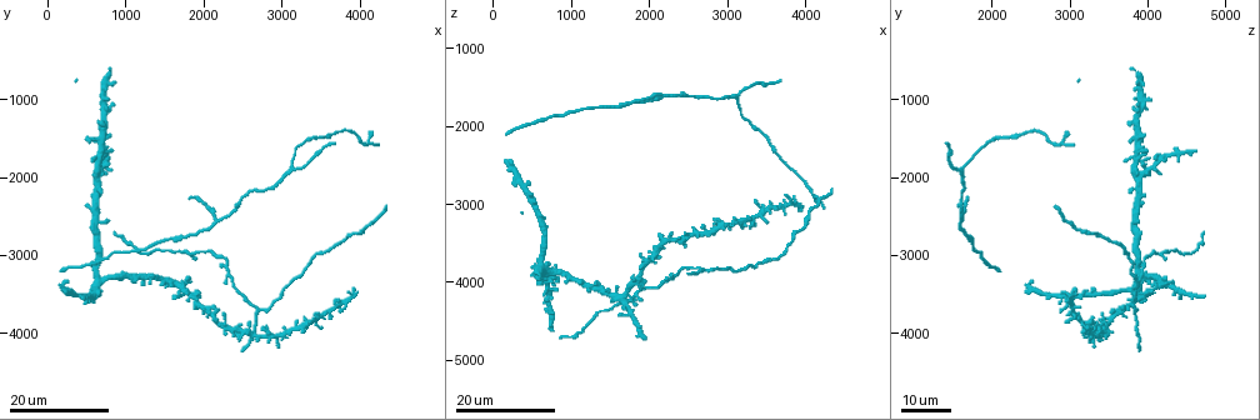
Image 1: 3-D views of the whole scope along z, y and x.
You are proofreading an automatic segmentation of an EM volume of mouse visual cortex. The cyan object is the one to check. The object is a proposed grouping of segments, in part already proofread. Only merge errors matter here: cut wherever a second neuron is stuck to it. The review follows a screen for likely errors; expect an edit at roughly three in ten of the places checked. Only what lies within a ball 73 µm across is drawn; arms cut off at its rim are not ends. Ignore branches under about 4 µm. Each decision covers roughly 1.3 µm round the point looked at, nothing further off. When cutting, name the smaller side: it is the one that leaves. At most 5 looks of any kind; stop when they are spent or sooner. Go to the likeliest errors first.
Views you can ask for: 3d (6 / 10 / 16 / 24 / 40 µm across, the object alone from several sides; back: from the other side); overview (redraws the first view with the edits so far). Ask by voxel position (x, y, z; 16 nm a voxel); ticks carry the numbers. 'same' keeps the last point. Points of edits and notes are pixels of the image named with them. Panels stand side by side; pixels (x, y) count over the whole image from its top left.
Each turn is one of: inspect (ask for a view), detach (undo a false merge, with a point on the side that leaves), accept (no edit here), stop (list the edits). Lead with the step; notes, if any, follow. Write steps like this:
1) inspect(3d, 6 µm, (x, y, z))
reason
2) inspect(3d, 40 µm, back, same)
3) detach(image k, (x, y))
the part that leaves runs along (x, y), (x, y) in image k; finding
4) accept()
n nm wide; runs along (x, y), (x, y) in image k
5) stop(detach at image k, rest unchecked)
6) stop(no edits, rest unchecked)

inspect(3d, 16 µm, (1850, 3000, 4200))

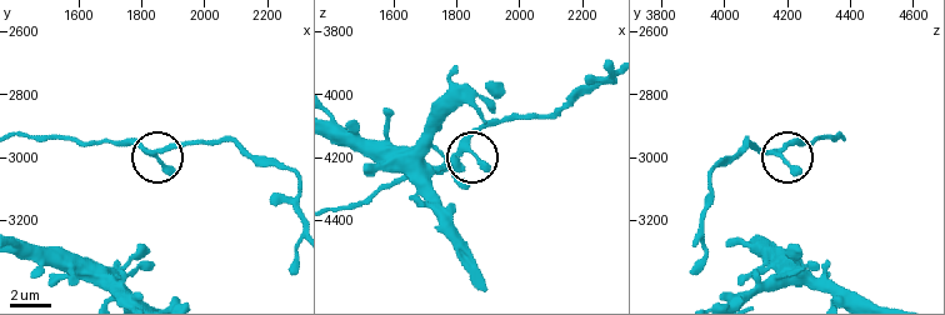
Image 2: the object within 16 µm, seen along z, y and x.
inspect(3d, 6 µm, (1830, 2980, 4160))

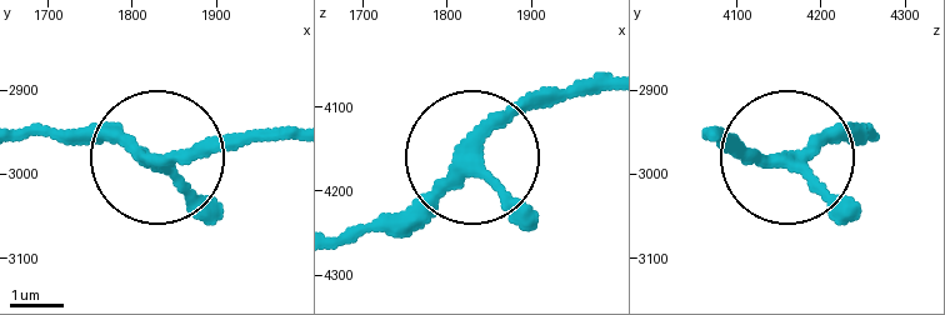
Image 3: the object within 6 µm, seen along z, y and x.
accept()
3 arms; all the same neuron

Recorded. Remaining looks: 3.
inspect(3d, 24 µm, (1700, 3400, 4300))
four or more arms meet

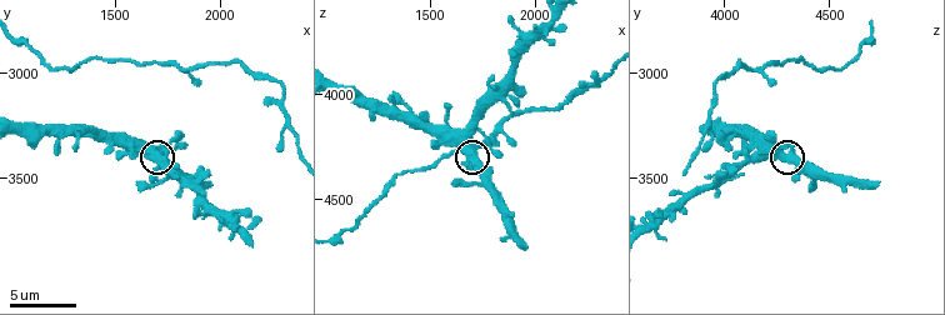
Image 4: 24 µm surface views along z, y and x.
inspect(3d, 10 µm, (1700, 3390, 4280))
closer look

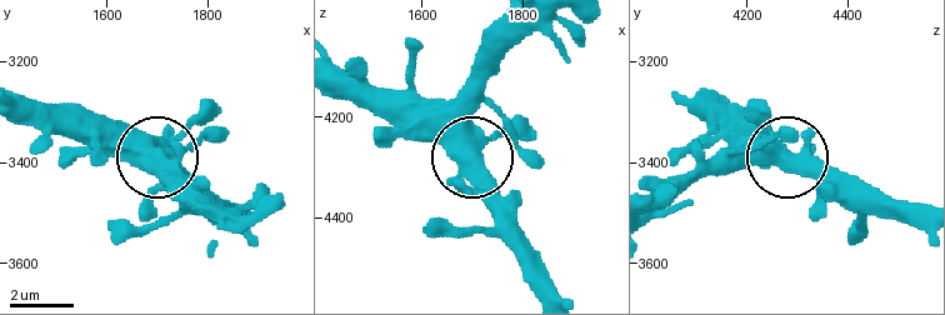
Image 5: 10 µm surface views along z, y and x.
accept()
5 arms; runs along (689, 105), (705, 105), (799, 156), (861, 216) in image 5; one neuron here

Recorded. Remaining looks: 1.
stop(no edits, rest unchecked)

